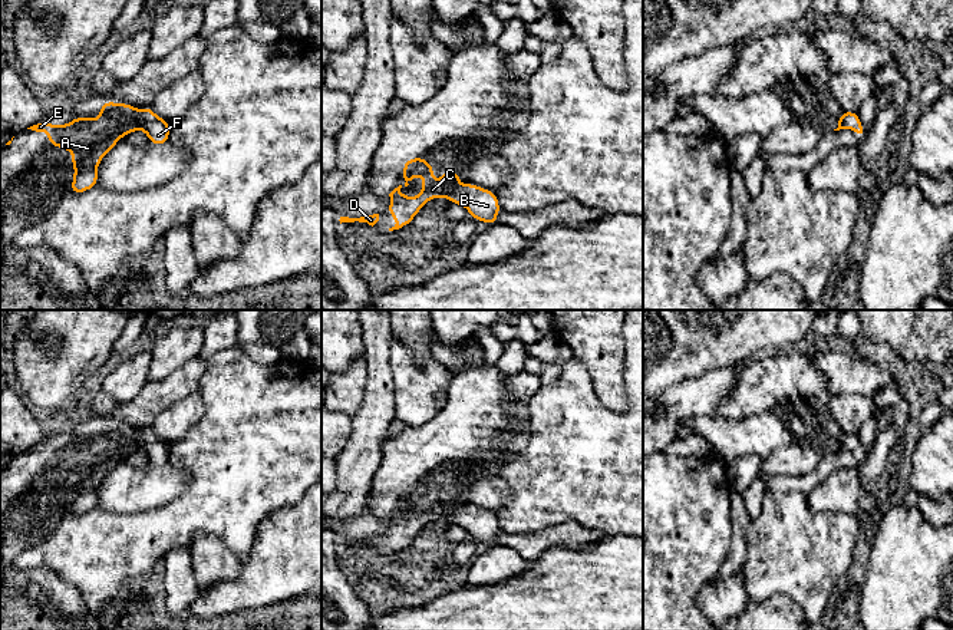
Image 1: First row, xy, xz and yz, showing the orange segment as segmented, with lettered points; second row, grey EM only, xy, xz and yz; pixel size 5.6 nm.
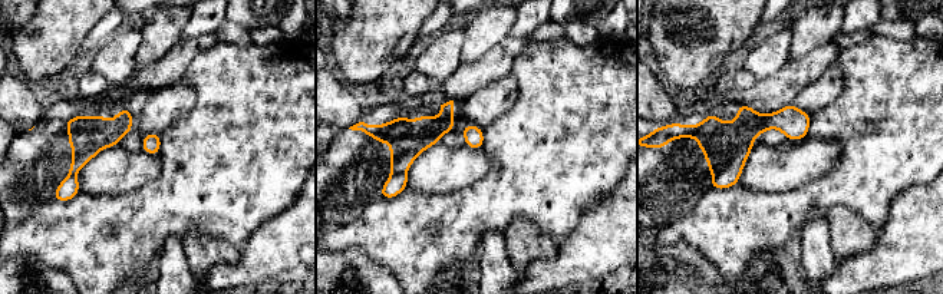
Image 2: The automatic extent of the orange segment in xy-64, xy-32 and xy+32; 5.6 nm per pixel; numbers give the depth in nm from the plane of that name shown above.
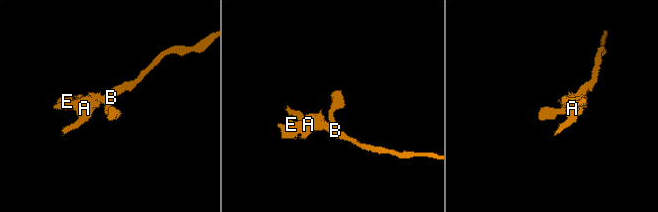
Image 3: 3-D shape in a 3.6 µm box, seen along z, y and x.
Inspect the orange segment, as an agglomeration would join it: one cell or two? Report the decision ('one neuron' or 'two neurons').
two neurons

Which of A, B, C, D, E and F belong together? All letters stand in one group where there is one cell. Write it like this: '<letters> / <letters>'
A C D E / B F

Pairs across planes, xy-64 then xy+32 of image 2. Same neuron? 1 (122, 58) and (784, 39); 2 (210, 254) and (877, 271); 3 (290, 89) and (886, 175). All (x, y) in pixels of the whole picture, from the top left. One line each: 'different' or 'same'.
1: same
2: different
3: same

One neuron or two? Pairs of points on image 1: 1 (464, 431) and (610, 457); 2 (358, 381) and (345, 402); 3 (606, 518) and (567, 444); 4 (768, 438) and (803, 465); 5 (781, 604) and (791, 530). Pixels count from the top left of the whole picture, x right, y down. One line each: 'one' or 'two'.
1: two
2: one
3: one
4: two
5: two

